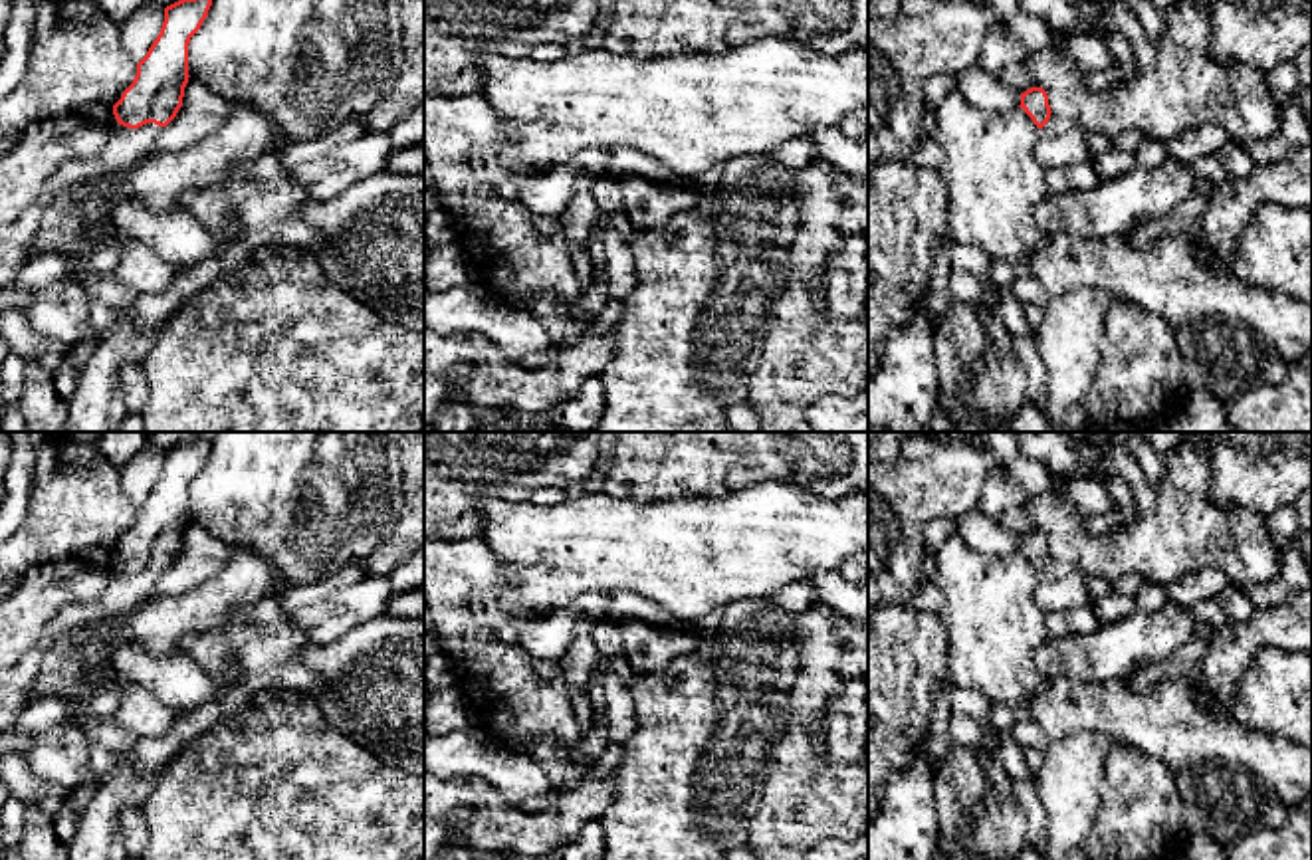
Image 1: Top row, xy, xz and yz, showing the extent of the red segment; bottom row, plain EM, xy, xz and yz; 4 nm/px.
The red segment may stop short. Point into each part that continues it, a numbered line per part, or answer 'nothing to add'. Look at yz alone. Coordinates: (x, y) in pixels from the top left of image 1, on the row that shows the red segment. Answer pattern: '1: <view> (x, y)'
1: yz (1061, 143)

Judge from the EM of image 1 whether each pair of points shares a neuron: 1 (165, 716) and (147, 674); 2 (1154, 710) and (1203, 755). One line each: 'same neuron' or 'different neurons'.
1: different neurons
2: same neuron

